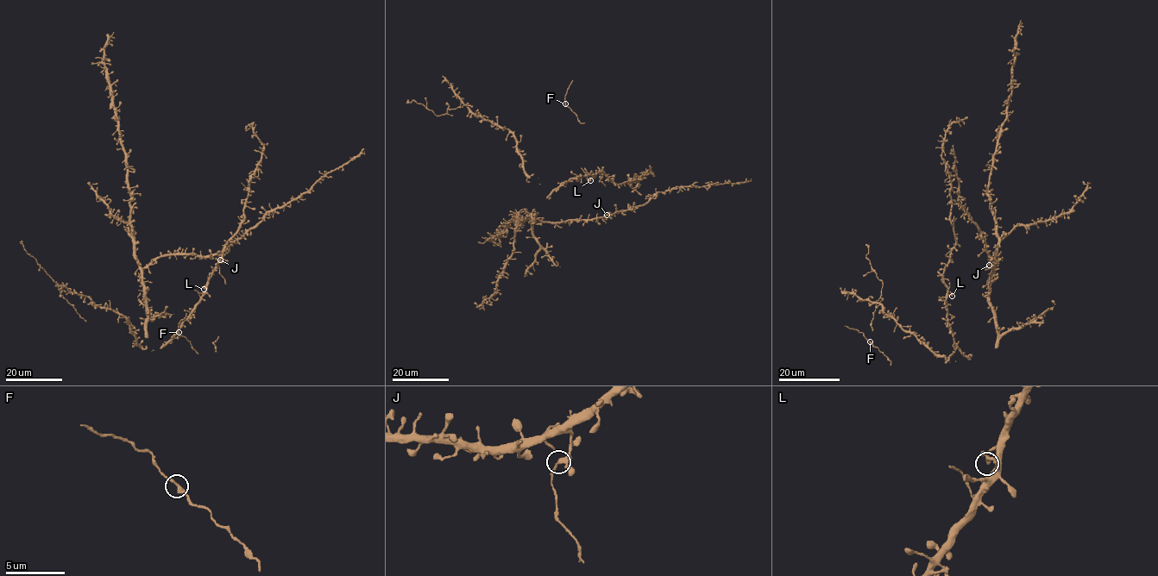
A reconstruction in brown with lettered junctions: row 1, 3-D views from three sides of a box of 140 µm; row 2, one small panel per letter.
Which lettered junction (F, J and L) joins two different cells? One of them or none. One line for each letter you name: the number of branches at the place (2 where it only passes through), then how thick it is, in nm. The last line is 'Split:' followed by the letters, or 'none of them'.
J: 3 | 240 nm
Split: J

